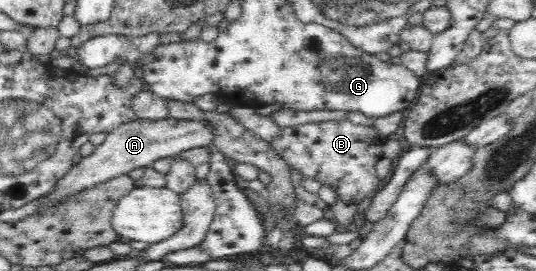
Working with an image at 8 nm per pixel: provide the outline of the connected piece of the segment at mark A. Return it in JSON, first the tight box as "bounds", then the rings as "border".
{"bounds":[39,118,215,208],"border":[[[138,118],[136,121],[123,123],[108,133],[105,141],[95,146],[93,153],[76,159],[71,171],[57,181],[54,186],[55,191],[44,199],[39,208],[53,207],[55,203],[61,203],[63,199],[67,199],[75,193],[117,178],[119,175],[126,175],[134,169],[151,167],[154,161],[172,158],[179,152],[197,147],[207,147],[207,145],[212,147],[213,137],[215,137],[215,128],[207,121],[187,121],[173,118],[155,121]]]}

